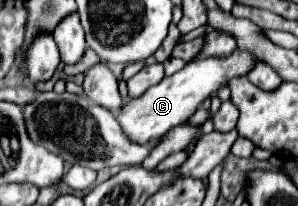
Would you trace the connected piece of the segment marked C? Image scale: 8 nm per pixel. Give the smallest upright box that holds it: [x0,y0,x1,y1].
[115,50,255,144]

